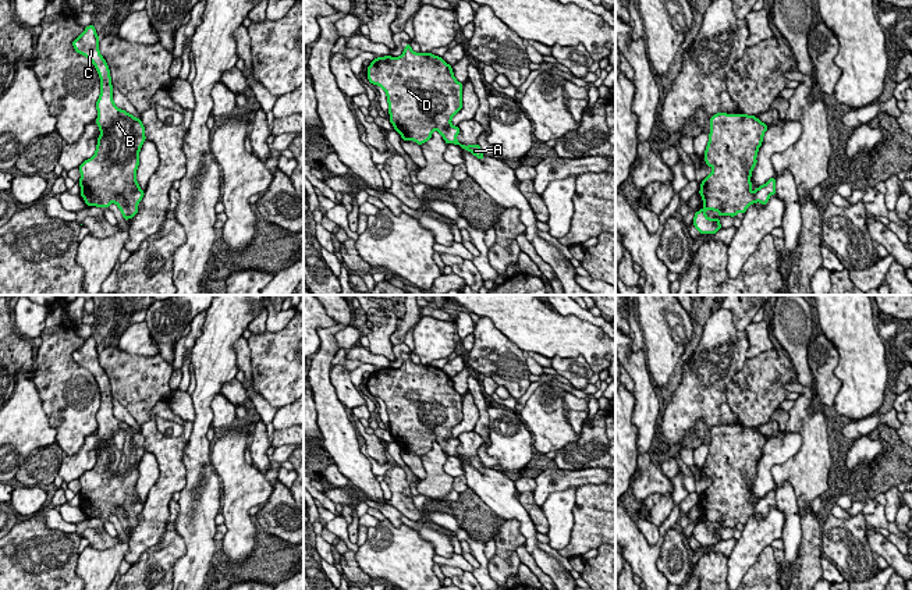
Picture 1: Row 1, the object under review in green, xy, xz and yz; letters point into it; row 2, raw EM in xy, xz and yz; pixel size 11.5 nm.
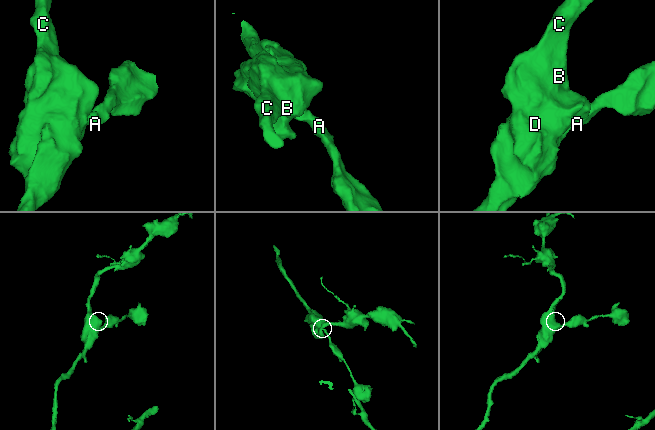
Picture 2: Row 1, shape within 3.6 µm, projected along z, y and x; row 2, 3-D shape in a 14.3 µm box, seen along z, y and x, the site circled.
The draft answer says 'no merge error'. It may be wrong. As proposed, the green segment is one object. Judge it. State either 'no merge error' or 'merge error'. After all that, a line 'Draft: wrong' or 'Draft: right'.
no merge error
Draft: right

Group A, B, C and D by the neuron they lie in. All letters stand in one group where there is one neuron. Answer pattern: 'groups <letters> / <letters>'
groups A B C D

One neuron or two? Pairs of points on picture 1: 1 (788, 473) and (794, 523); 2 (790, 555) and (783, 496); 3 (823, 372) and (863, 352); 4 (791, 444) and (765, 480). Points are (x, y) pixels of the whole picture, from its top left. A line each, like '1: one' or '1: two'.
1: two
2: one
3: two
4: one

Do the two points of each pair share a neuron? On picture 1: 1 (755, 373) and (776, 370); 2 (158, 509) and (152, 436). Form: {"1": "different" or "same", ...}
{"1": "same", "2": "same"}

